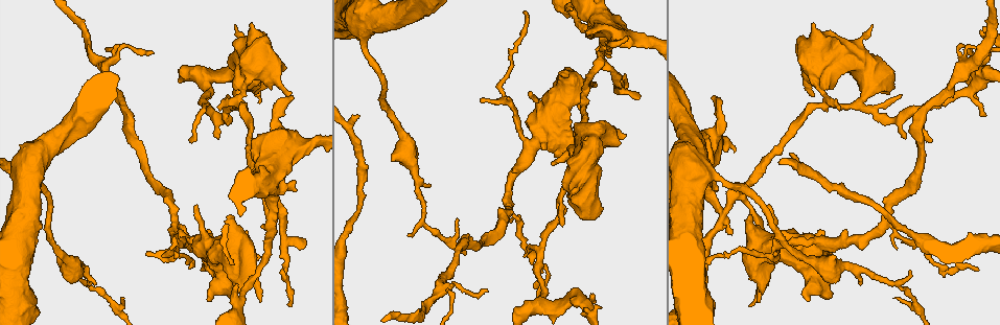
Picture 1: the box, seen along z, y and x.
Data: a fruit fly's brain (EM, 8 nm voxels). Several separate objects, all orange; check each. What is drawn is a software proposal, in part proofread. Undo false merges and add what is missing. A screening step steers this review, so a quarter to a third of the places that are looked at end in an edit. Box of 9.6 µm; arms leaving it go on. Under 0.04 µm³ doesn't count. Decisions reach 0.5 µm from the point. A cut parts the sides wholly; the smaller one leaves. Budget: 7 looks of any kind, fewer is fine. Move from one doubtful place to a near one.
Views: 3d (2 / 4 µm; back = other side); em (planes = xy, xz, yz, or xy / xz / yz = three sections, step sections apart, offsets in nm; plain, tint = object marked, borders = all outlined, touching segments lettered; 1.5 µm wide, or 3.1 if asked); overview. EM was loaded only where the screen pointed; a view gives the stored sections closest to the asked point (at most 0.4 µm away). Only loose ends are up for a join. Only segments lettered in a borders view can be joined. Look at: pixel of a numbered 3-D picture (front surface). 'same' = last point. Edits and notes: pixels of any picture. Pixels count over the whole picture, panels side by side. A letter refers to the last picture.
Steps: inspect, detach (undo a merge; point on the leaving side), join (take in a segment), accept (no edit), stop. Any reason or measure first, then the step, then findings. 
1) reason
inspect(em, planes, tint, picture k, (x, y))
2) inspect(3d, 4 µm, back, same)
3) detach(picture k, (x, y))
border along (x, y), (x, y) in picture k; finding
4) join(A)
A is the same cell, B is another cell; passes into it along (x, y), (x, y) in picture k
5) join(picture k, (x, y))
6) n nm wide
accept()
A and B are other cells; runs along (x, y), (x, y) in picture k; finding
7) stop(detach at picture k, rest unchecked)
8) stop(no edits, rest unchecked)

free end
inspect(em, yz, step 4, borders, picture 1, (832, 296))

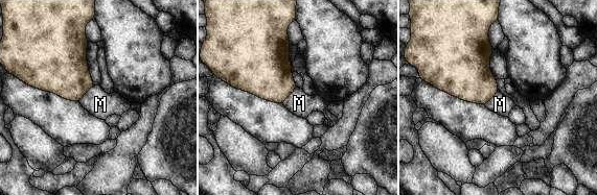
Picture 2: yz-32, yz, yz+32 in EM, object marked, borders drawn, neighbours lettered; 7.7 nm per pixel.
inspect(em, planes, borders, same)

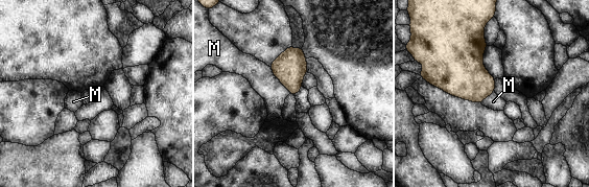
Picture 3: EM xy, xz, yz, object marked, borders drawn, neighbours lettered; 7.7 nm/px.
accept()
M is another cell; border along (269, 67), (273, 74), (290, 93) in picture 3; none of them fits

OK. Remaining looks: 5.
two arms in line, one across
inspect(3d, 4 µm, back, picture 1, (726, 209))

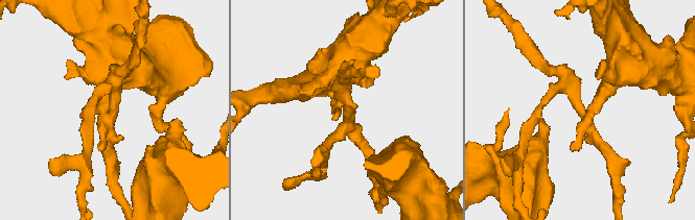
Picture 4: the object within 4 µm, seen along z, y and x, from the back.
inspect(em, planes, tint, picture 4, (109, 111))

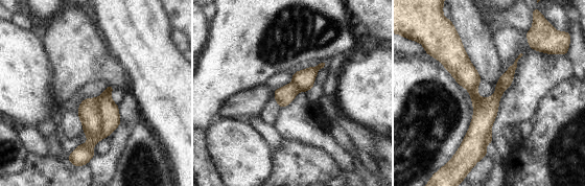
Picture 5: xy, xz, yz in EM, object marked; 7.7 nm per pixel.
what lies round it
inspect(em, planes, borders, same)

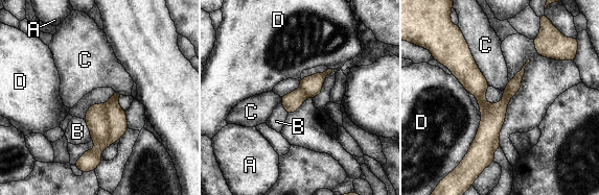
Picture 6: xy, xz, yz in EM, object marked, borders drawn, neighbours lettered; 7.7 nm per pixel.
detach(picture 6, (116, 117))
A, B, C and D are other cells; border along (101, 104), (107, 120), (109, 144) in picture 6; two neurons meet here

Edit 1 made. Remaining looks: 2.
stop(detach at picture 6, rest unchecked)

